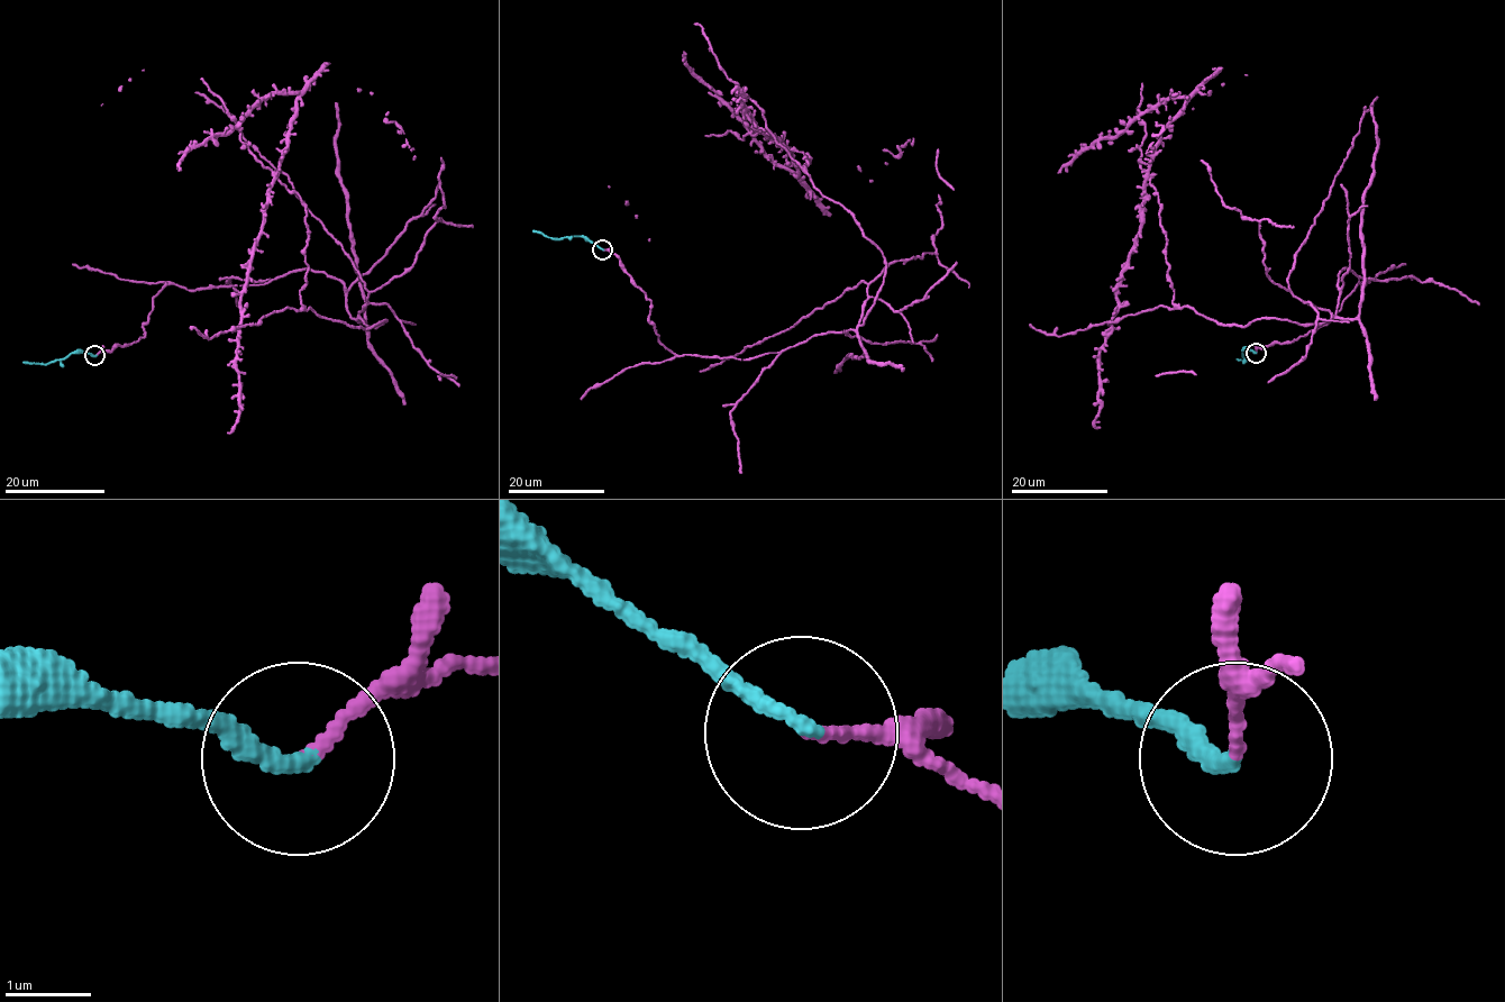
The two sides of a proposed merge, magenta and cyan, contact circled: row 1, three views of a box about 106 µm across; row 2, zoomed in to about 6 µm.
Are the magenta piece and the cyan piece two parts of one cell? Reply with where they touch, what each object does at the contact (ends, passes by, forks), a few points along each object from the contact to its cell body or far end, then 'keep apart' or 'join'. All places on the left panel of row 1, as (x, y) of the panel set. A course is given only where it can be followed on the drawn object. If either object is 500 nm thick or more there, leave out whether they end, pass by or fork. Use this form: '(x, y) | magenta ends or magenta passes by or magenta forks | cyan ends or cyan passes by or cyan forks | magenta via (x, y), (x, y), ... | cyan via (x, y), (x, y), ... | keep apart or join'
(94, 355) | magenta ends | cyan ends | magenta via (94, 355), (166, 284), (325, 272), (386, 320), (301, 303), (298, 93), (178, 171) | cyan via (94, 355), (73, 353), (46, 364), (24, 362) | join

